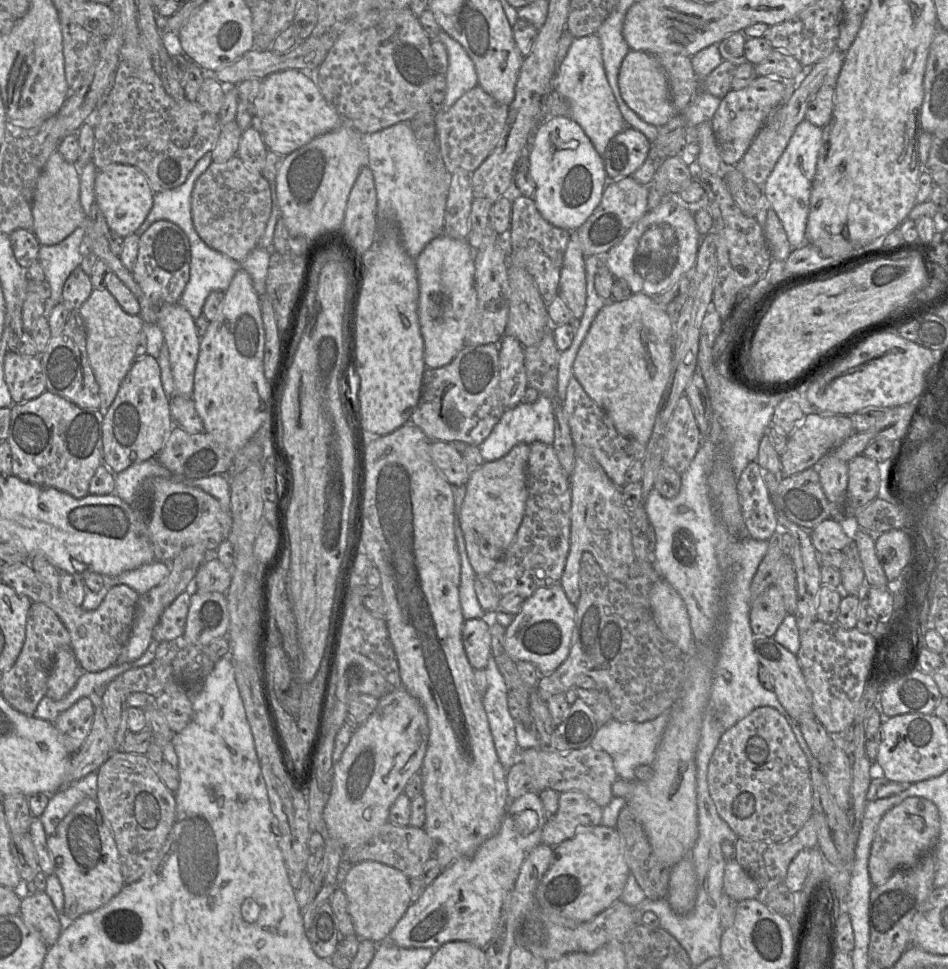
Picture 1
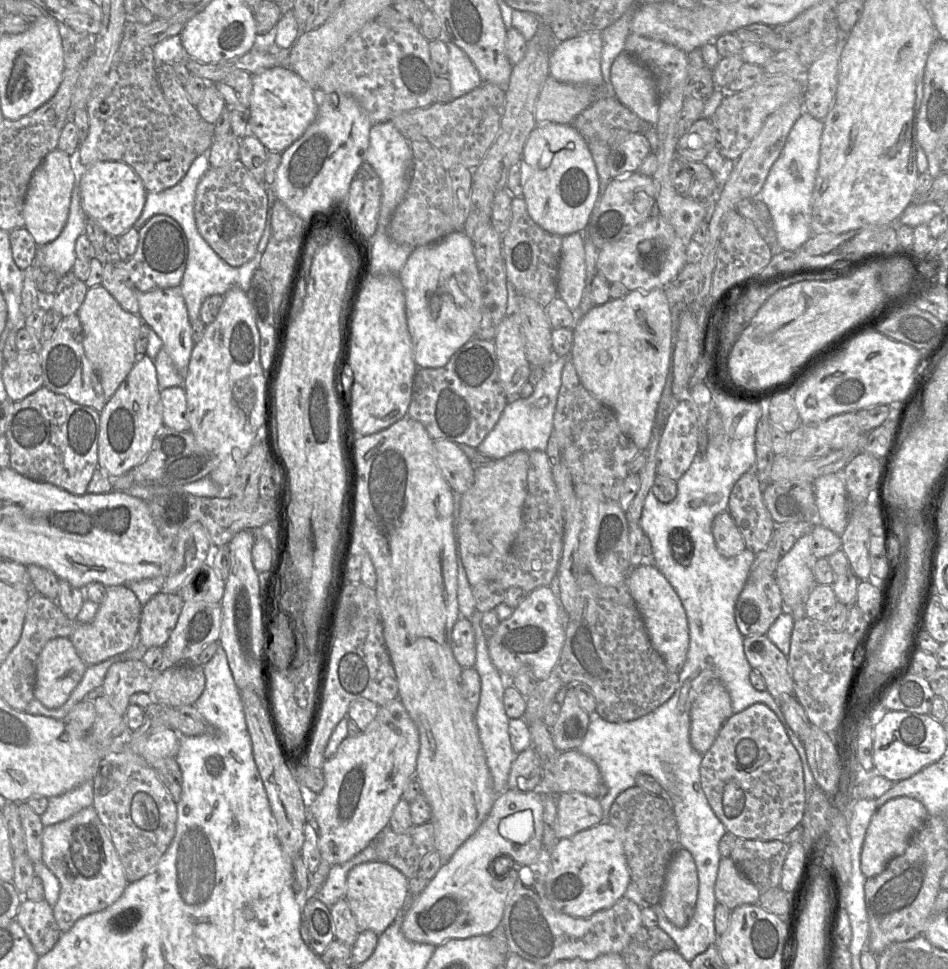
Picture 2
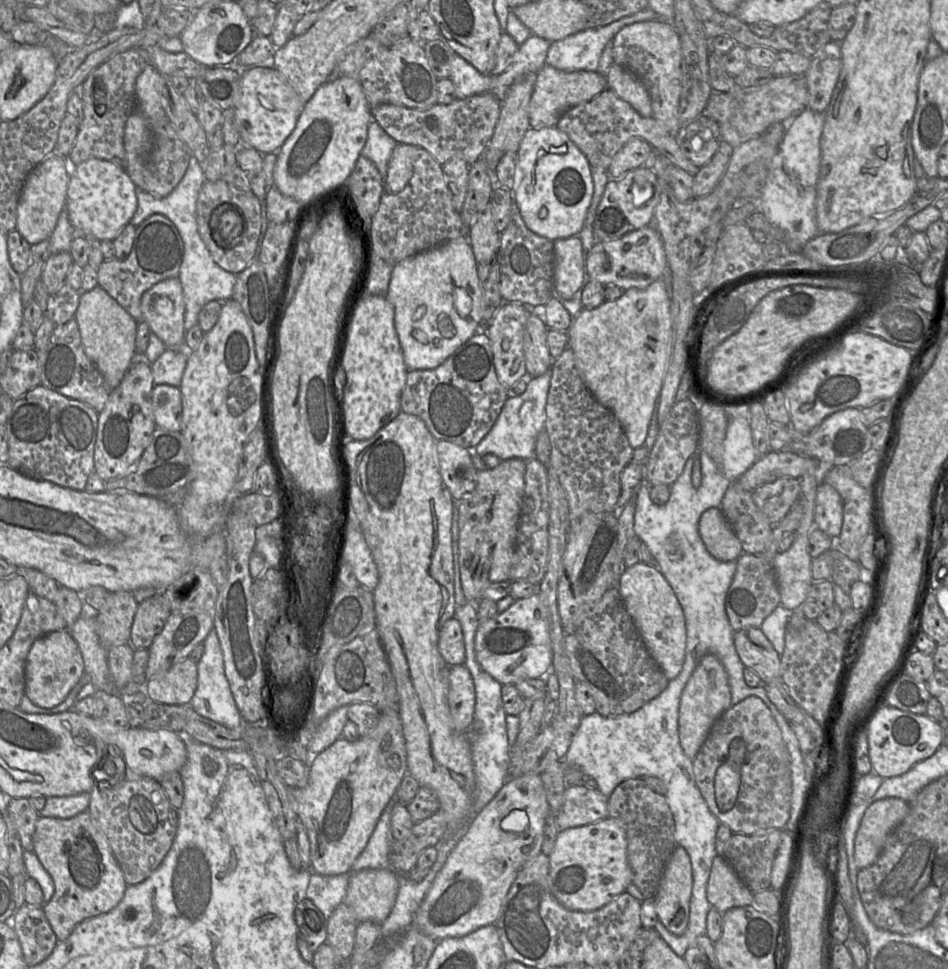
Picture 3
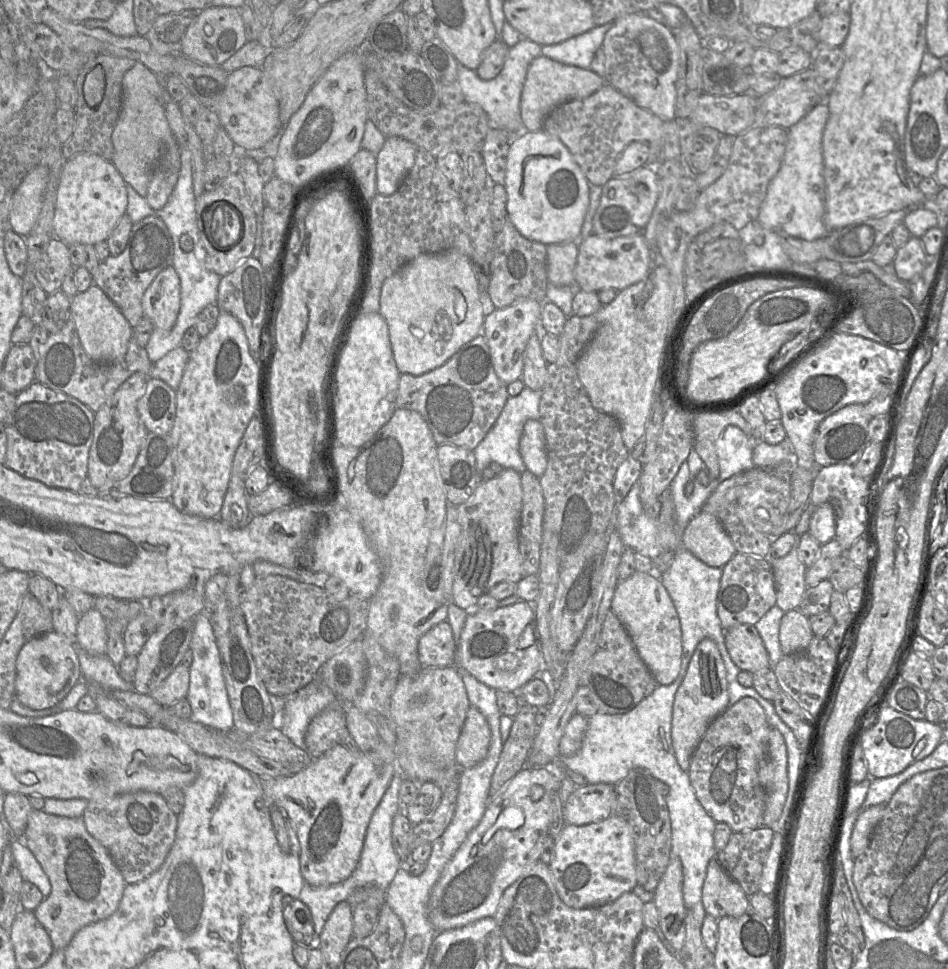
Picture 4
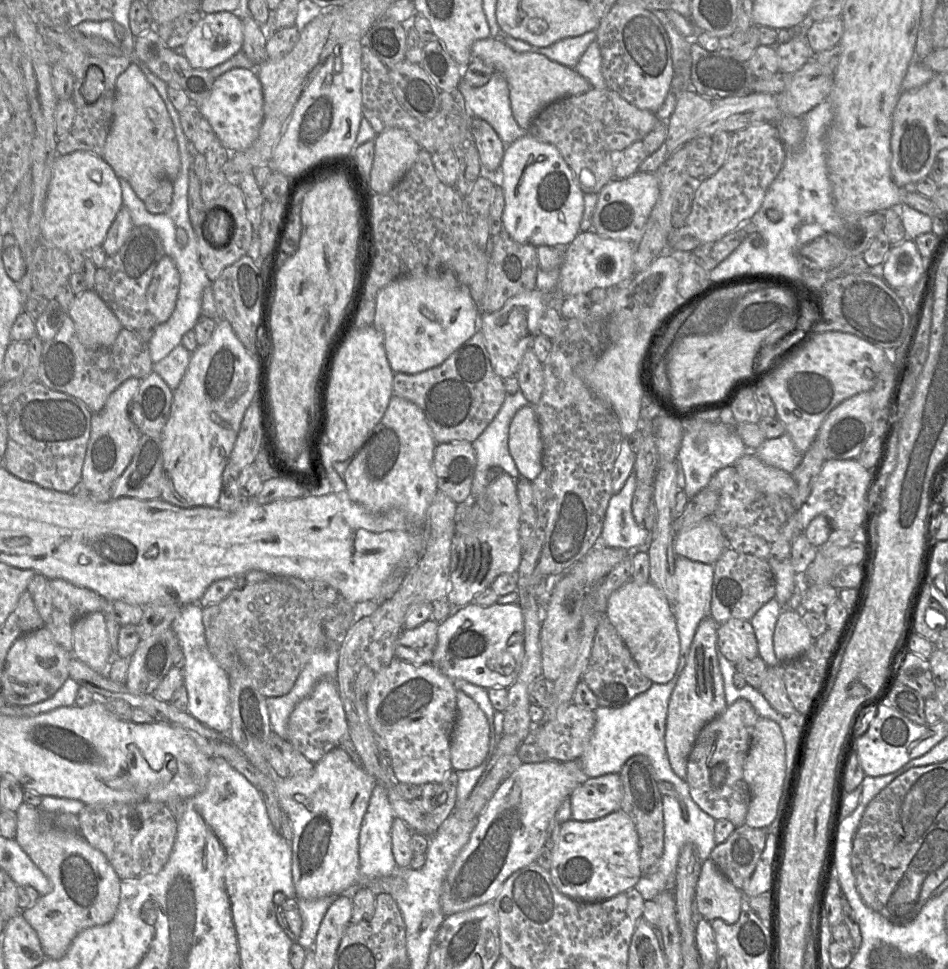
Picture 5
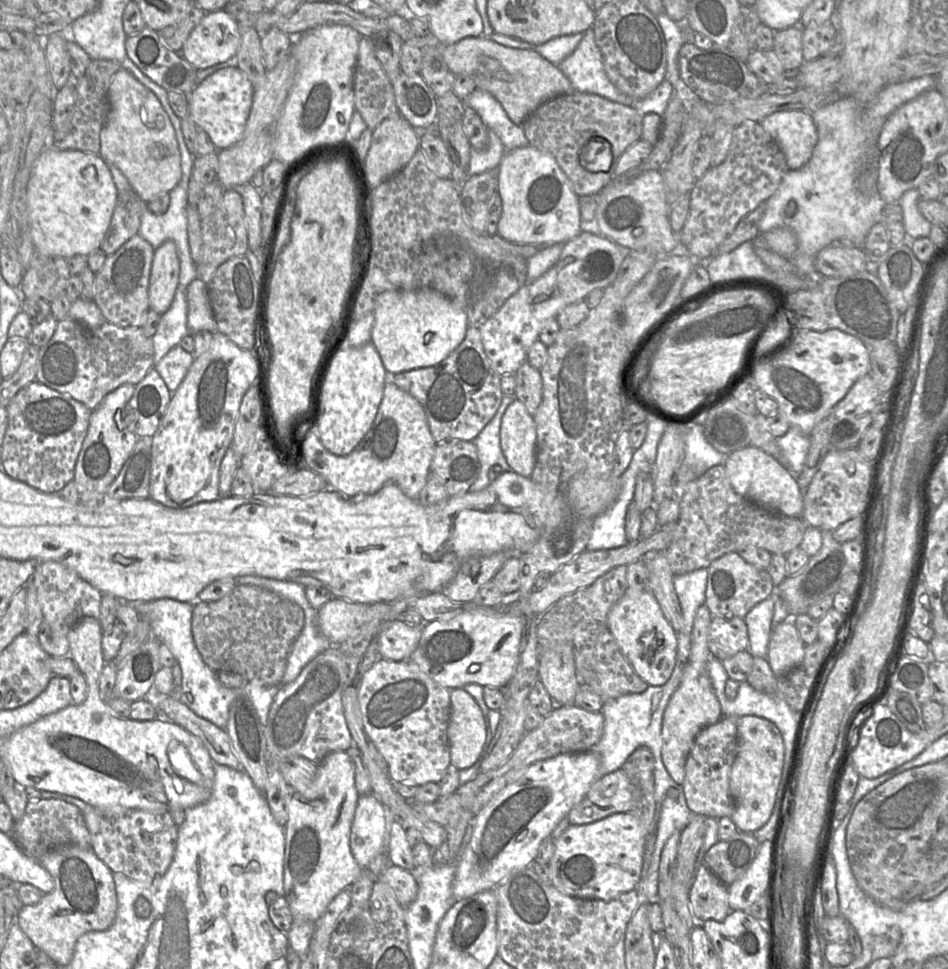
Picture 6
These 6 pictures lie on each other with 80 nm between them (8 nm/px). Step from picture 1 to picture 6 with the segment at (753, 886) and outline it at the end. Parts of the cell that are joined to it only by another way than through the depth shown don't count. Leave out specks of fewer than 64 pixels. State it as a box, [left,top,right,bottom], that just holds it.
[689,863,731,921]

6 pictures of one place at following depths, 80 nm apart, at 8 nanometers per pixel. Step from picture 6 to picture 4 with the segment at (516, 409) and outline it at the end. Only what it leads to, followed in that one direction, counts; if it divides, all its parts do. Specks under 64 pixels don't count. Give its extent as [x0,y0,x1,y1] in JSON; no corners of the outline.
[519,420,547,477]

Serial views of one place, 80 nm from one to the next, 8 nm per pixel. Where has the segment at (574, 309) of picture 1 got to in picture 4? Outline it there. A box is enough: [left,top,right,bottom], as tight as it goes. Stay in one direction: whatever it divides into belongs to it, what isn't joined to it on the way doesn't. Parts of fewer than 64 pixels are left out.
[547,242,578,286]

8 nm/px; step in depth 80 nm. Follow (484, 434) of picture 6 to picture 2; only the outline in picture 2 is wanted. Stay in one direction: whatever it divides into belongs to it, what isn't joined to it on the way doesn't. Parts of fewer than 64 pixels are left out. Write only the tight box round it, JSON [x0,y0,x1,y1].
[477,356,568,459]

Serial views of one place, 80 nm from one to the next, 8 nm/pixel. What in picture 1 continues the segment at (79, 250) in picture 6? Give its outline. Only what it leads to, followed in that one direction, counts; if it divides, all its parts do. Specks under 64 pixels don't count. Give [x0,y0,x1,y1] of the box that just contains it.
[95,164,154,237]

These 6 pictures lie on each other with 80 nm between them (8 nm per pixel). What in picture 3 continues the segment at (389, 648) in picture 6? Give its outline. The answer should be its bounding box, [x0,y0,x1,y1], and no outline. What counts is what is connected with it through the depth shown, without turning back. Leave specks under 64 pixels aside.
[438,618,466,666]

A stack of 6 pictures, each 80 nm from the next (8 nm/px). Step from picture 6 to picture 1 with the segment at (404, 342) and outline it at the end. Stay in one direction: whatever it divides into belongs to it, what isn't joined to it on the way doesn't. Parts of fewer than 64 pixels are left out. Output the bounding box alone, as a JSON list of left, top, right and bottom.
[415,234,477,368]

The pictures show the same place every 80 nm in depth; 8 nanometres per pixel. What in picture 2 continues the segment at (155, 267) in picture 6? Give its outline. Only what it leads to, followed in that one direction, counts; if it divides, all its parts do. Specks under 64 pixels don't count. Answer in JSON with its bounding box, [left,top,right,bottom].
[136,286,195,377]

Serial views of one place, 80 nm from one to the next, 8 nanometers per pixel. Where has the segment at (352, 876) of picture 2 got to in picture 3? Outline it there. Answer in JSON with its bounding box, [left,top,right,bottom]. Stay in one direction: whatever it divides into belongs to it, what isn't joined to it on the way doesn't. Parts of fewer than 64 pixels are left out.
[345,869,399,924]

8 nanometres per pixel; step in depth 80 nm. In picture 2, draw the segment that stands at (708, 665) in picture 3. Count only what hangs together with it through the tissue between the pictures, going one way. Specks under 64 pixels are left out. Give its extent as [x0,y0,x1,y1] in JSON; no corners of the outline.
[690,680,733,754]

